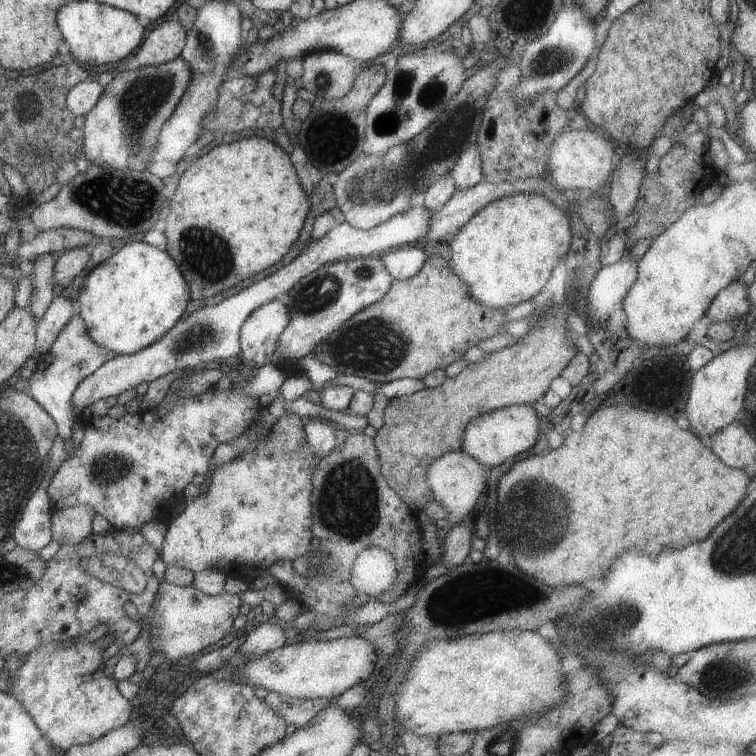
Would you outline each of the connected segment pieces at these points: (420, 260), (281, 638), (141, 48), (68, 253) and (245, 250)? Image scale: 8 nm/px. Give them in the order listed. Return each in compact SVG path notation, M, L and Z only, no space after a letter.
M399 248L377 254L385 271L394 280L404 280L413 277L423 267L427 256L419 248Z
M276 624L253 625L248 629L248 634L240 645L239 650L244 657L254 657L284 646L286 640L285 632Z
M163 20L147 38L137 46L132 57L140 66L159 65L180 56L186 32L177 20Z
M87 247L66 249L54 262L53 279L62 286L68 286L75 276L89 270L92 267L91 264L91 256Z
M255 137L237 140L236 142L221 144L209 150L207 154L199 156L187 170L181 174L177 188L173 196L168 198L168 214L164 217L166 226L163 232L167 243L165 252L177 264L177 269L181 272L188 287L189 300L200 300L213 297L223 290L228 290L242 282L245 278L253 274L261 275L263 270L274 266L290 250L293 243L298 240L299 232L304 226L308 209L310 208L309 197L307 197L298 182L295 170L287 155L277 144L265 140L265 138Z

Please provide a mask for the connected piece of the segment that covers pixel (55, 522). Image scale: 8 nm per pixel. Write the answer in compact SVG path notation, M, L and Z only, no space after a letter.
M76 505L52 512L50 534L61 545L75 545L92 533L96 513L88 505Z

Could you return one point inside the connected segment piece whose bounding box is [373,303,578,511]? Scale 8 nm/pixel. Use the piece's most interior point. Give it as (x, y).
(418, 428)

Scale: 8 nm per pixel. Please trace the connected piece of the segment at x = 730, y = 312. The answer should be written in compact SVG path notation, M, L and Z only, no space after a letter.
M737 280L719 290L705 310L704 318L710 323L731 322L734 319L741 321L750 307L746 298L746 288L742 281Z

